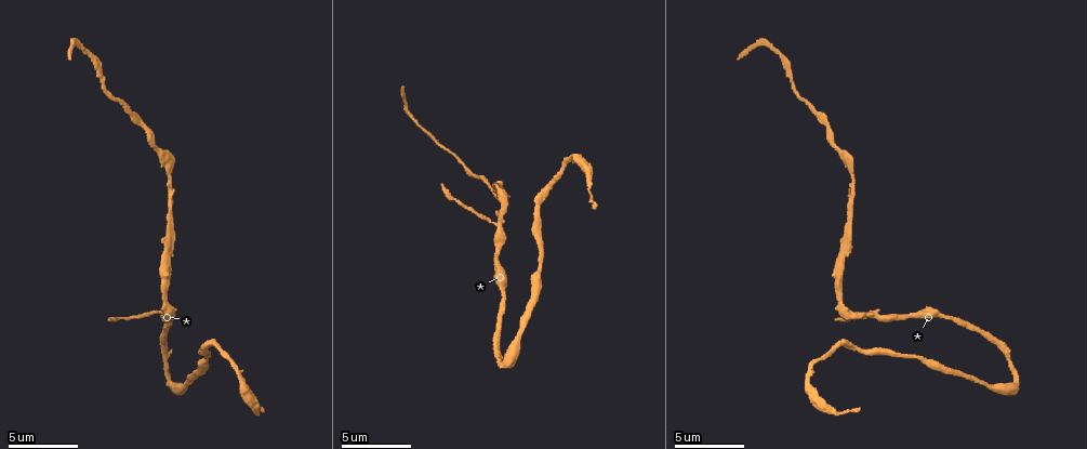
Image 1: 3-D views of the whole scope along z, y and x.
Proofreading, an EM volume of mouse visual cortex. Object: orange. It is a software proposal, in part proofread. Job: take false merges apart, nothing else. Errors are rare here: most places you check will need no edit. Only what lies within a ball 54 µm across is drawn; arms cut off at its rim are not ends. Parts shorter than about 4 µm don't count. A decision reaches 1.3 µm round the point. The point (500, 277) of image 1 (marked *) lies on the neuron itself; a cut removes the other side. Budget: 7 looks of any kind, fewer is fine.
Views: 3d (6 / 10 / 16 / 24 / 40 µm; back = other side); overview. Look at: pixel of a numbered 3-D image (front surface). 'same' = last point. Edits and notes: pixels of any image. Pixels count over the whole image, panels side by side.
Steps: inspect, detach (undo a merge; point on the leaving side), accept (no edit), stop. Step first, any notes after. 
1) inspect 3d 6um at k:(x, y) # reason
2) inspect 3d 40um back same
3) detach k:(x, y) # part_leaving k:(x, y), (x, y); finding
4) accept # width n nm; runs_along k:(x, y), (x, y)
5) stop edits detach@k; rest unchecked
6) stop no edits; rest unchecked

inspect 3d 6um at 1:(215, 344) # thick turns thin

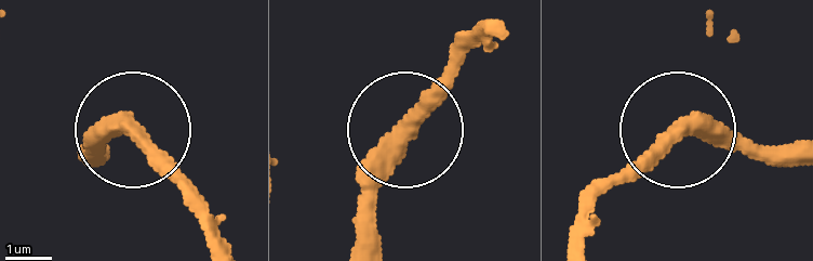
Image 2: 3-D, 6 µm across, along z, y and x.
inspect 3d 6um back at 2:(674, 129)

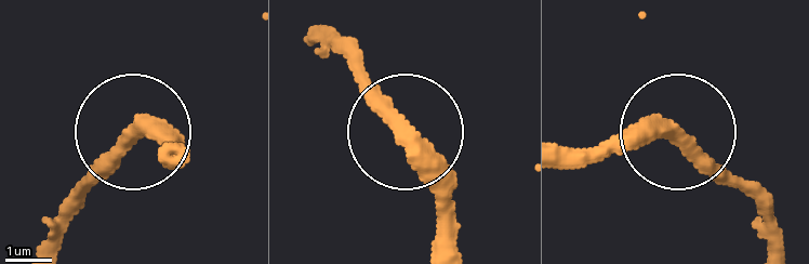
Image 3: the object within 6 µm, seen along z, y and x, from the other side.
accept # runs_along 3:(569, 169), (674, 134), (763, 211); one neuron here

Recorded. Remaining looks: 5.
inspect 3d 10um at 1:(499, 223) # three arms meet

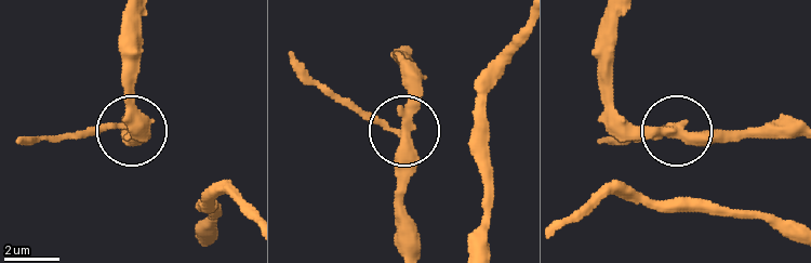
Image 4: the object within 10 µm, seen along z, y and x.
detach 4:(91, 127) # arms 3; two neurons meet here

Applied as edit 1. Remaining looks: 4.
inspect 3d 10um at 1:(1015, 378) # abrupt turn

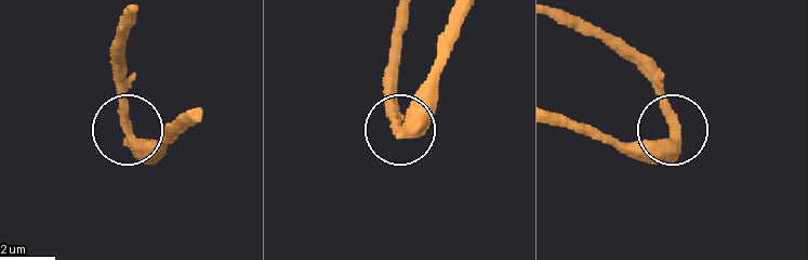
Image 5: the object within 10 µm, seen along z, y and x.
inspect 3d 10um back at 5:(674, 135)

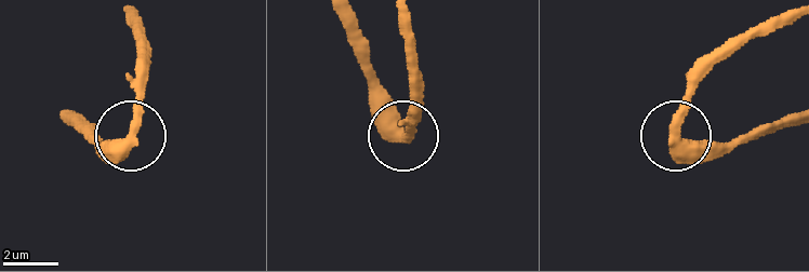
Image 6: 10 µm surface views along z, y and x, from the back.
accept # width 430 nm; runs_along 6:(772, 17), (710, 64), (679, 126), (689, 140), (728, 140); continuous, no second neuron

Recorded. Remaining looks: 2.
inspect 3d 10um at 1:(154, 147) # sudden change in width

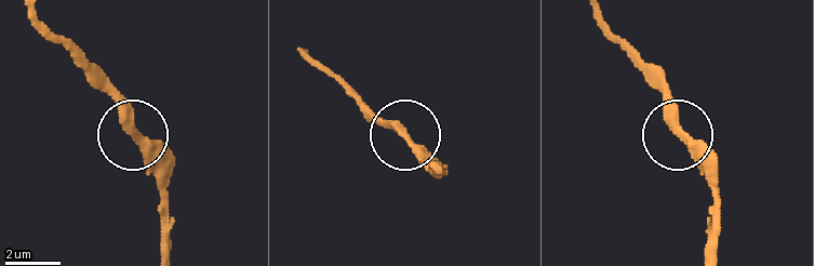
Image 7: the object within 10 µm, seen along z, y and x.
inspect 3d 10um back at 7:(134, 133)

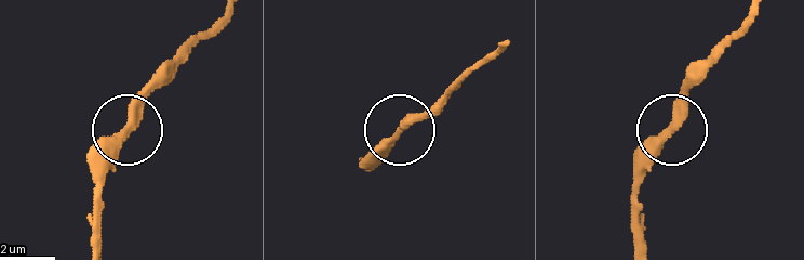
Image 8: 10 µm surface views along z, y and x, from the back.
accept # runs_along 8:(644, 247), (637, 170), (697, 81); all the same neuron

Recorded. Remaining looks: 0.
stop edits detach@4; rest unchecked

